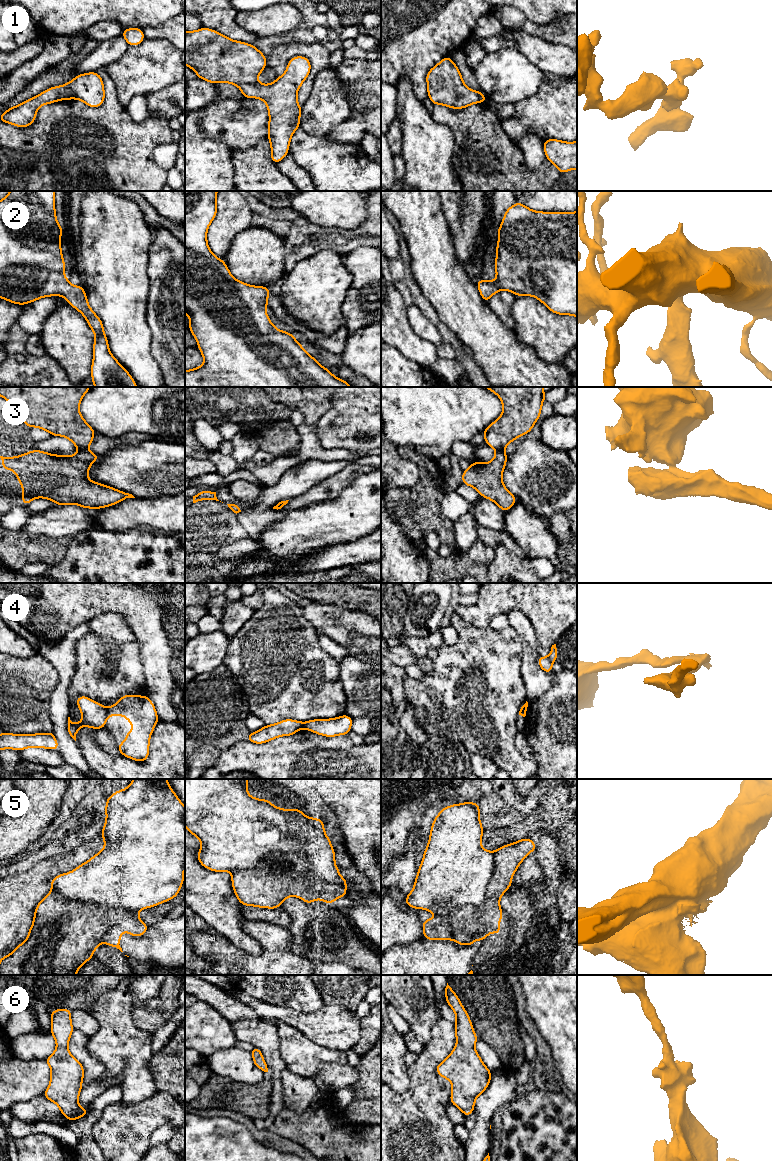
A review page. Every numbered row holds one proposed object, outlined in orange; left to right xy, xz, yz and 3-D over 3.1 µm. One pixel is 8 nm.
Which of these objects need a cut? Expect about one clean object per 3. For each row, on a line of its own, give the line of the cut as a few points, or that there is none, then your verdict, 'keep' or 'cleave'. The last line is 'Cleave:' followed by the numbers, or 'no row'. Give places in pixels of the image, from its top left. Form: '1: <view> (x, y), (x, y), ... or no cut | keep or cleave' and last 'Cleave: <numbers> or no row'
1: no cut | keep
2: no cut | keep
3: xy (80, 449), (86, 450) | cleave
4: xy (106, 708), (107, 715) | cleave
5: xz (231, 872), (286, 852), (297, 857), (287, 872), (307, 881) | cleave
6: no cut | keep
Cleave: 3, 4, 5

